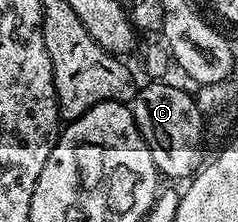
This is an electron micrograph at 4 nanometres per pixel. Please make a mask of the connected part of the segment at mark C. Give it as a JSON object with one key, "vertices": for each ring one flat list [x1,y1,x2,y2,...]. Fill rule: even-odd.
{"vertices":[[152,80,149,86,141,85,130,109,140,134,154,156,154,164,161,175,188,180,202,165,200,153,204,150,205,115,199,110,195,97,180,86,171,86,167,80]]}

